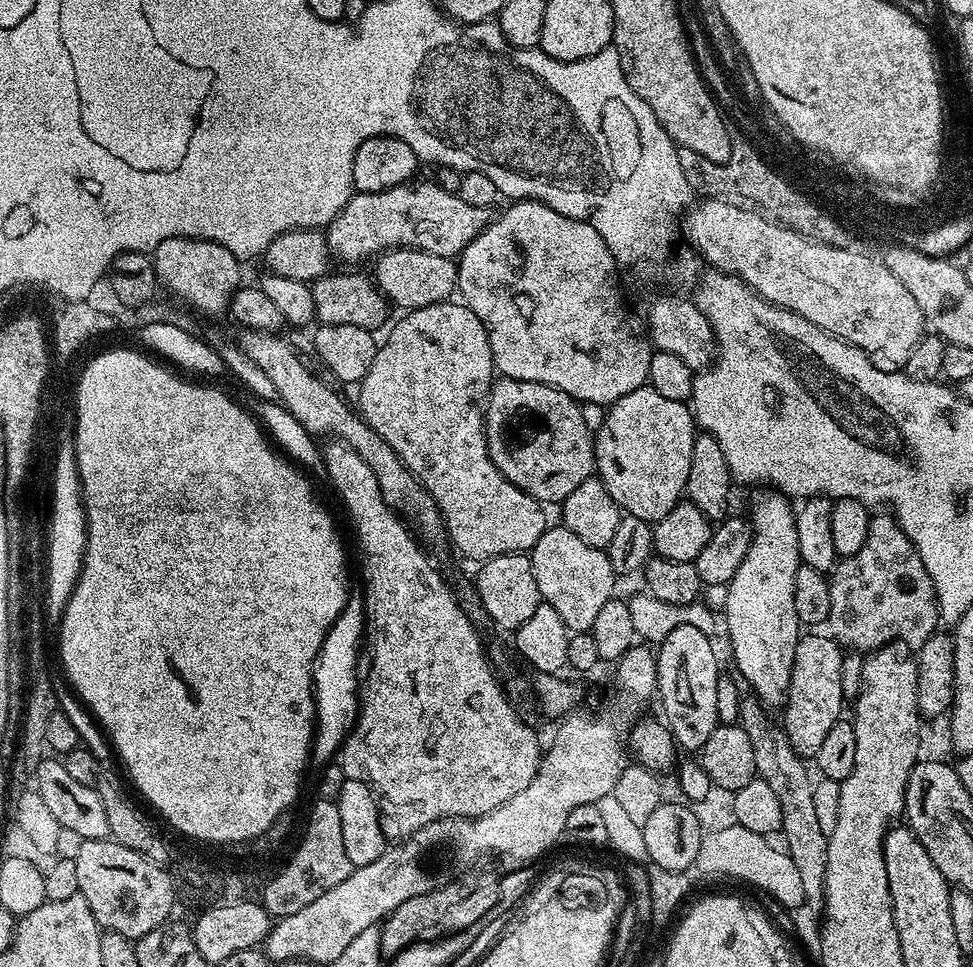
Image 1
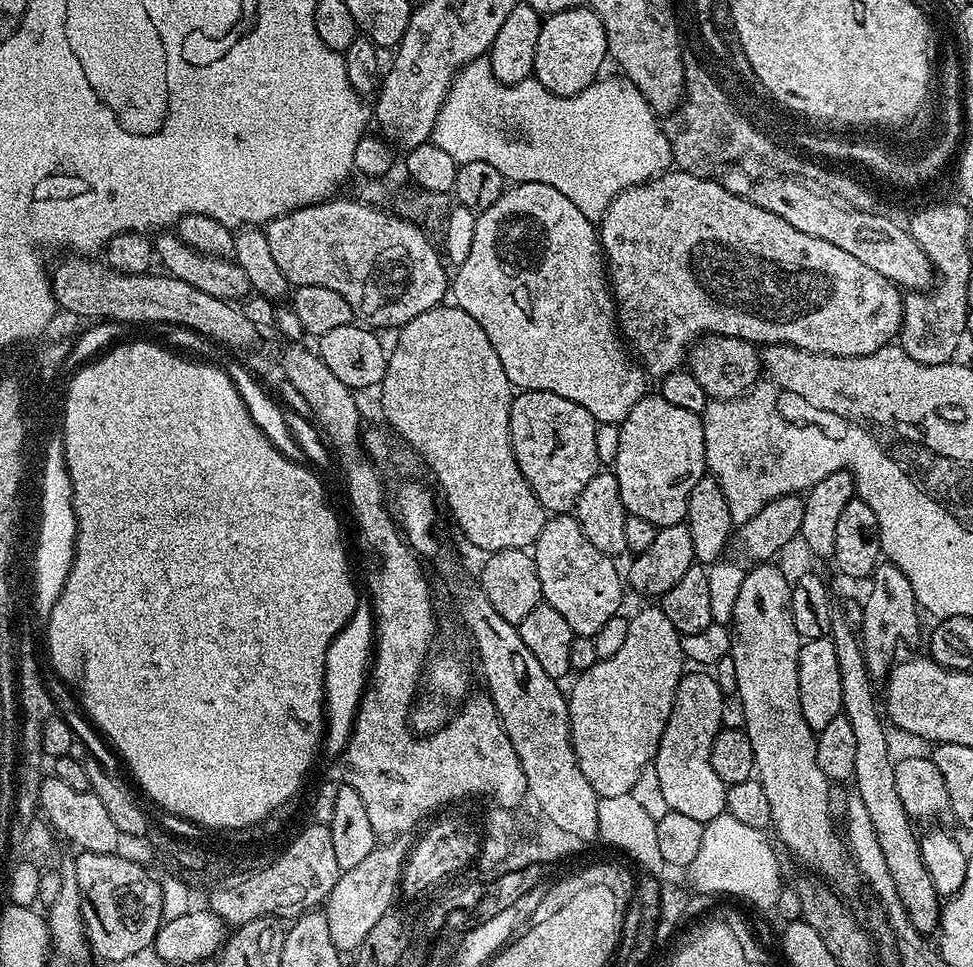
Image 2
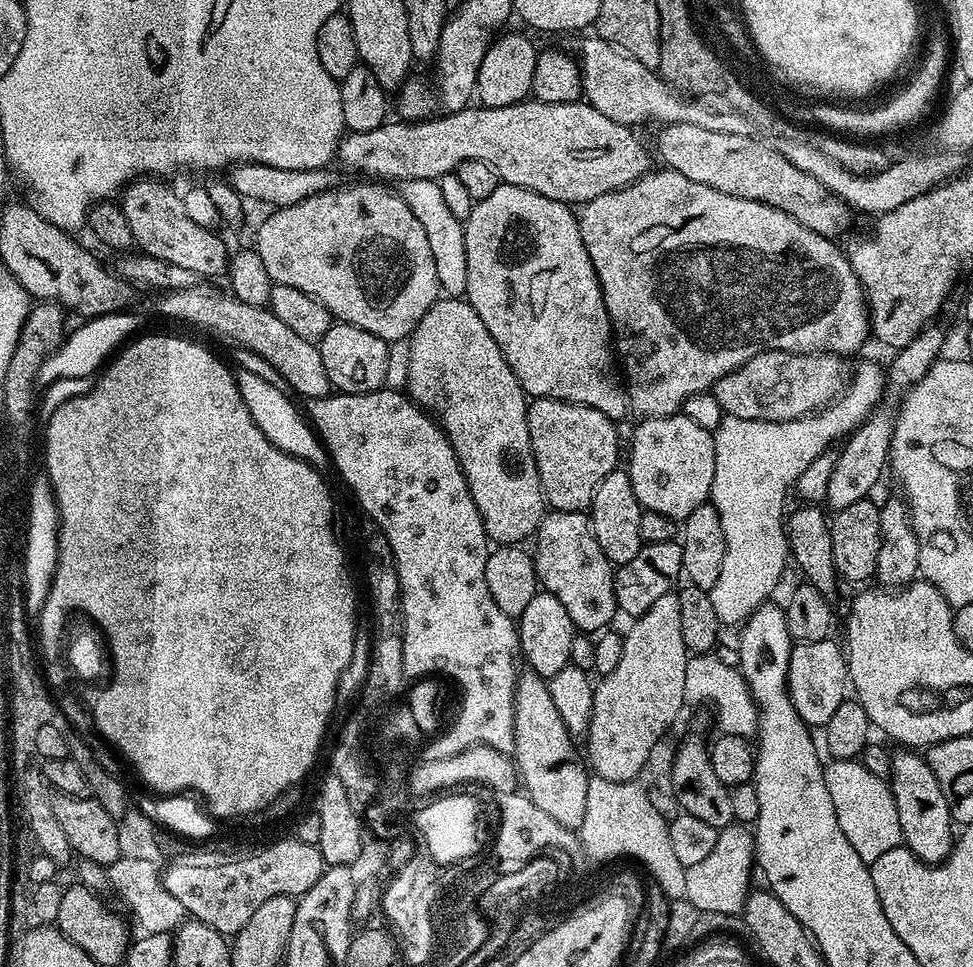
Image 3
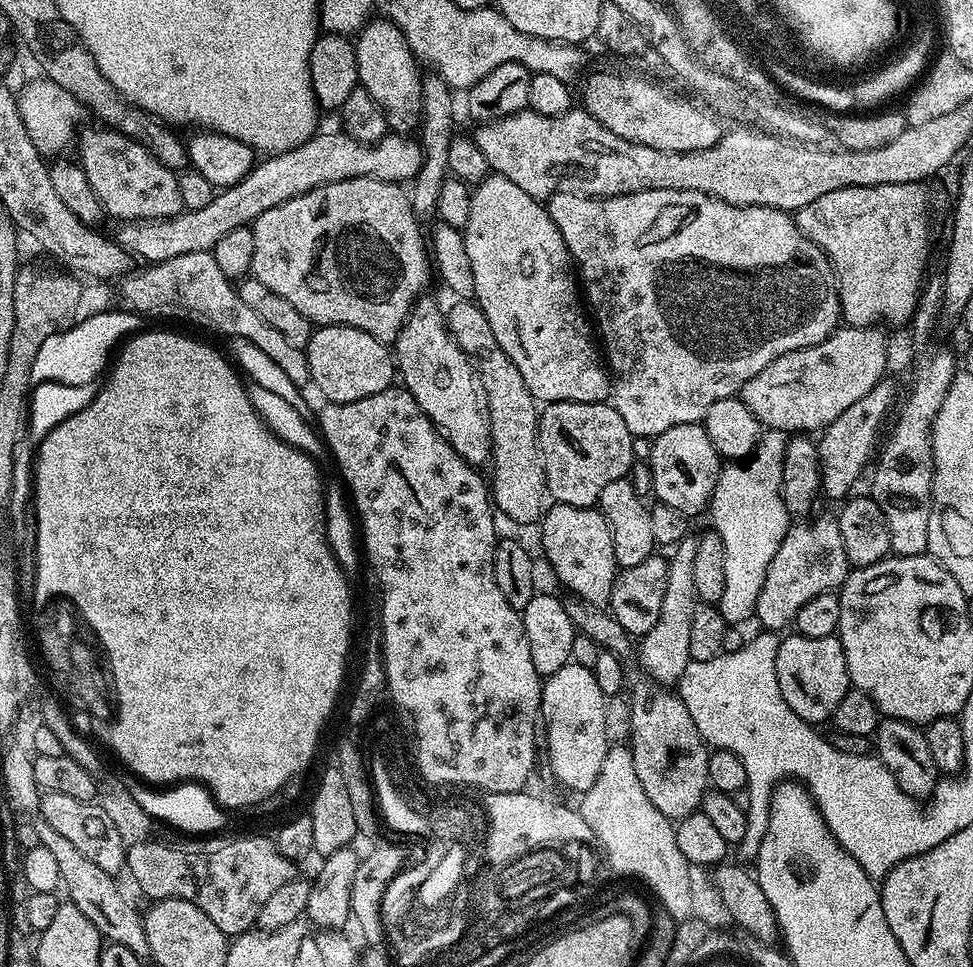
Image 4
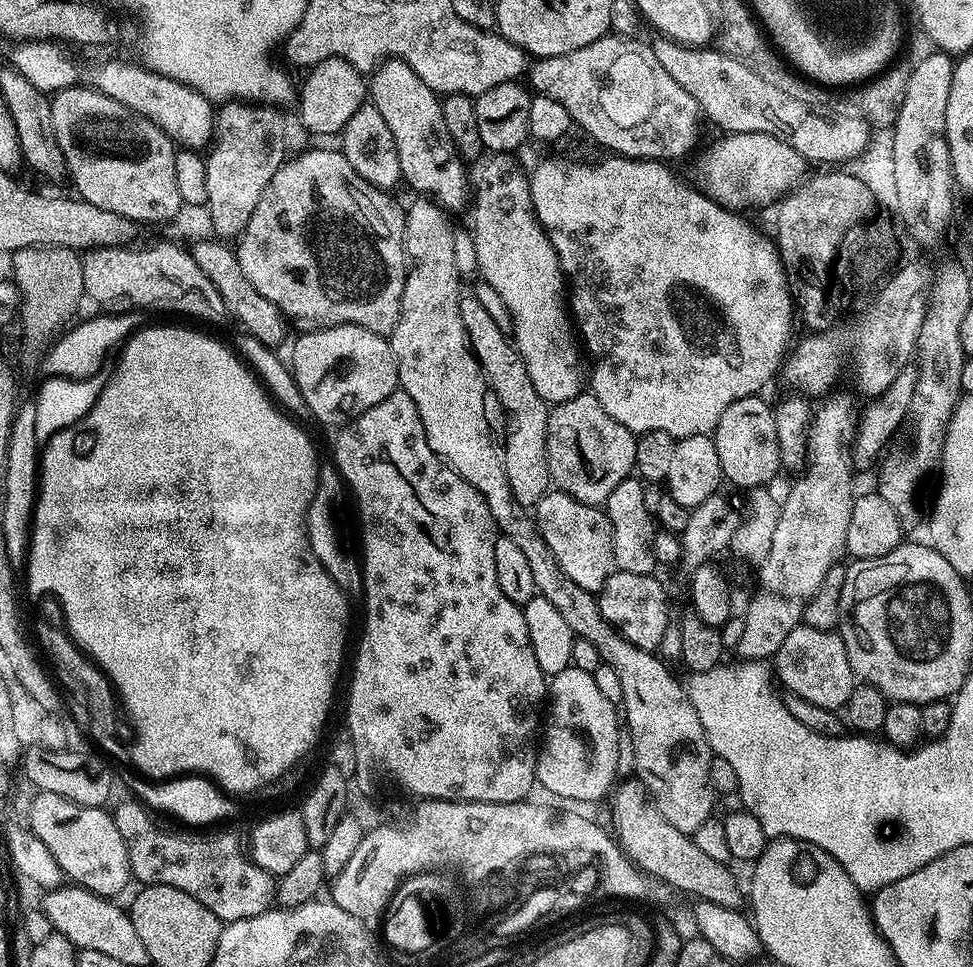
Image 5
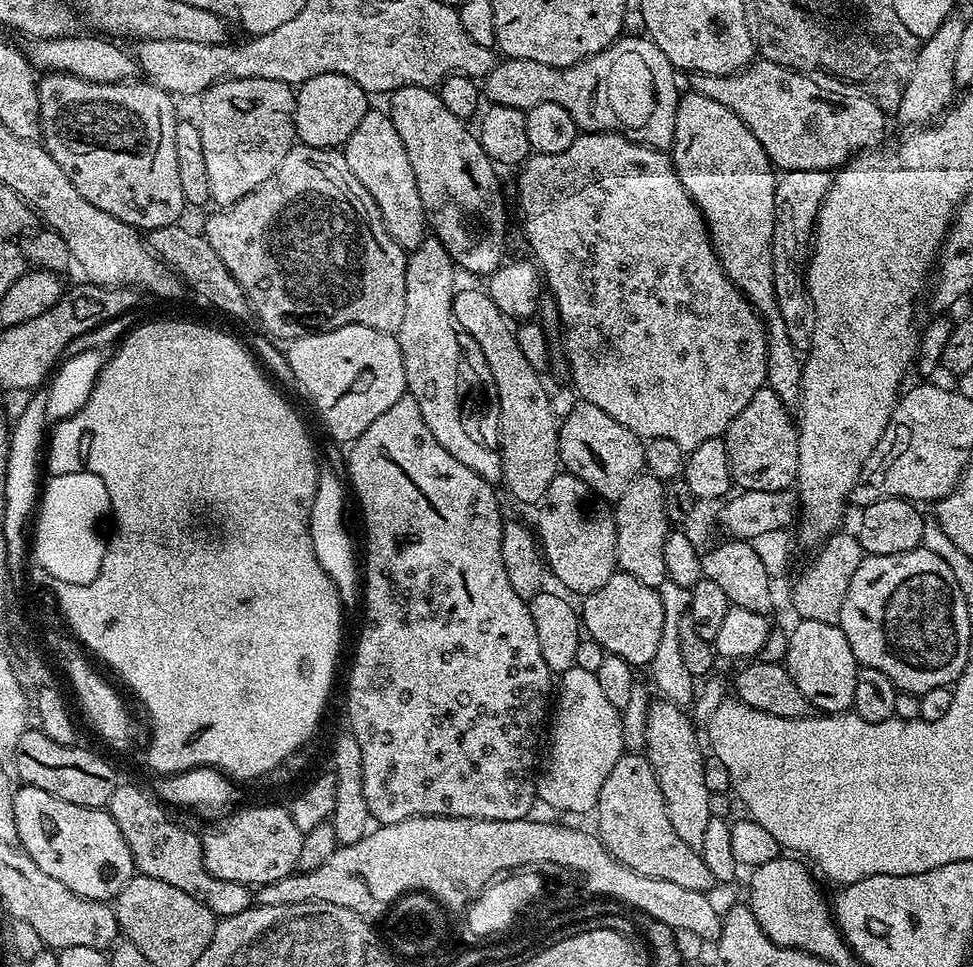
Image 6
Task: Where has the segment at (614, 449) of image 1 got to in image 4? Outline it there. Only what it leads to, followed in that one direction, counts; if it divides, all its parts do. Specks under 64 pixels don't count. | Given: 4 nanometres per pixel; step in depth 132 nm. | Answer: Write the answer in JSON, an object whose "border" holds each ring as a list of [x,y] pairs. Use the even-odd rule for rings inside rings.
{"border":[[[703,423],[674,426],[655,437],[651,444],[652,453],[648,456],[648,468],[652,471],[652,492],[656,495],[655,499],[666,506],[674,506],[674,510],[682,510],[689,518],[695,517],[695,512],[700,512],[703,508],[705,511],[712,503],[714,486],[720,477],[722,457],[714,450]]]}

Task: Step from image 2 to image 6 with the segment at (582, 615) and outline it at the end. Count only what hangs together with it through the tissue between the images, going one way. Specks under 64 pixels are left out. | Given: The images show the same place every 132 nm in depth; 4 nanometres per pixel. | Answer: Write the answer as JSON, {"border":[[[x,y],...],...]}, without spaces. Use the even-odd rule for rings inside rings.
{"border":[[[561,471],[552,479],[550,486],[546,486],[546,494],[542,494],[540,503],[534,508],[534,532],[544,553],[547,571],[556,575],[561,589],[569,588],[579,594],[587,594],[606,586],[618,568],[616,517],[607,503],[593,496],[594,493],[578,478]]]}

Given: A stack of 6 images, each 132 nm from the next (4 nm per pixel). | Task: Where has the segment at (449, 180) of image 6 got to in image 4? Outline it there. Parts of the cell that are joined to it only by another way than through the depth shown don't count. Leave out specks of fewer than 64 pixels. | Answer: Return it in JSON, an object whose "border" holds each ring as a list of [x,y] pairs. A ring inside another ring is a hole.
{"border":[[[376,18],[360,29],[354,43],[359,87],[364,88],[374,102],[378,102],[389,129],[396,134],[412,134],[415,128],[417,131],[422,124],[420,107],[424,81],[416,55],[410,50],[402,30],[387,18]]]}

